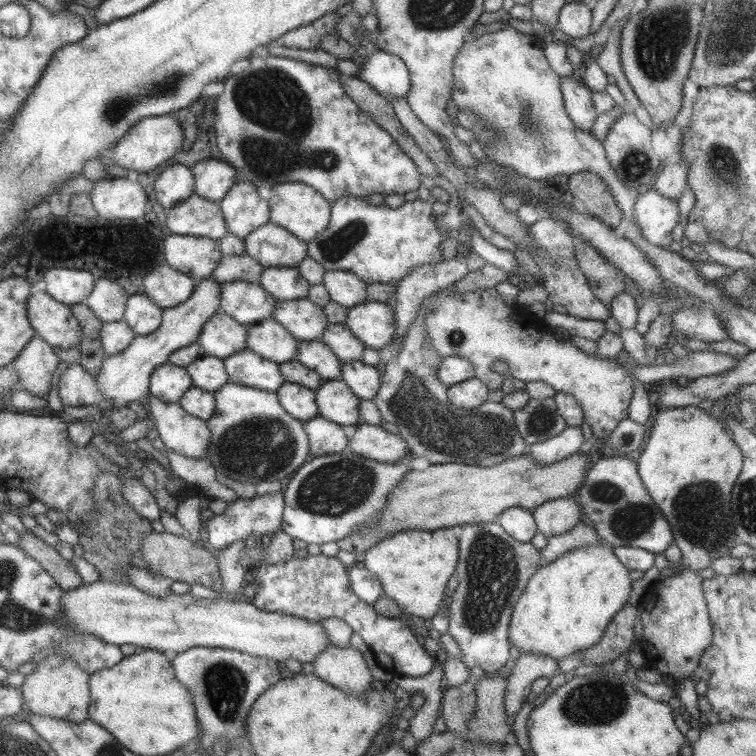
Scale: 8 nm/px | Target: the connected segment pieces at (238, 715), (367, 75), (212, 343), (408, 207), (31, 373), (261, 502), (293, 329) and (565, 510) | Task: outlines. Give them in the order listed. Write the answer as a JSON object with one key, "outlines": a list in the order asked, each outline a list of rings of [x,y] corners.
{"outlines":[[[[199,646],[175,655],[171,662],[175,678],[193,696],[195,716],[203,731],[199,744],[204,750],[217,740],[222,743],[225,739],[233,739],[250,751],[244,725],[247,713],[257,696],[278,682],[280,664],[232,649]]],[[[379,48],[369,53],[365,62],[359,65],[357,76],[387,101],[403,98],[410,89],[405,63],[398,56]]],[[[219,311],[205,321],[196,341],[205,353],[224,359],[246,348],[246,329],[246,325]]],[[[342,196],[335,200],[330,209],[330,220],[321,234],[306,243],[306,256],[316,260],[325,270],[349,271],[366,285],[373,283],[394,285],[412,268],[422,264],[439,262],[441,251],[439,243],[447,238],[437,231],[440,226],[439,218],[431,214],[432,201],[405,201],[398,208],[369,206],[367,197]]],[[[34,334],[11,362],[18,374],[17,389],[47,396],[59,362],[58,351]]],[[[281,491],[267,493],[250,499],[236,497],[228,503],[221,514],[213,515],[204,523],[208,537],[205,545],[211,550],[219,550],[237,540],[247,540],[254,536],[258,540],[263,535],[276,533],[281,528],[284,496]]],[[[307,298],[276,301],[270,317],[298,341],[320,339],[328,325],[322,307]]],[[[569,496],[548,500],[531,511],[536,530],[546,537],[567,532],[579,522],[581,510],[577,501]]]]}

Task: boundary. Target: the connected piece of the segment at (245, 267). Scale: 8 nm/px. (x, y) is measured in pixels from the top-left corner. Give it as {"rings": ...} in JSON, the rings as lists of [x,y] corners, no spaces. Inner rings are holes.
{"rings":[[[243,252],[235,256],[222,256],[210,277],[211,280],[222,283],[237,280],[259,283],[263,269],[264,266]]]}

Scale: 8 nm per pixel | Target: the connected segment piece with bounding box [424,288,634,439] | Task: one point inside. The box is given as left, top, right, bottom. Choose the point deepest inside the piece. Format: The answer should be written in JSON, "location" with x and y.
{"location":[476,325]}

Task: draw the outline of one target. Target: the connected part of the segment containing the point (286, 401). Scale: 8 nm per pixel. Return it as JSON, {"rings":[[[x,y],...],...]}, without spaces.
{"rings":[[[284,380],[276,390],[276,395],[281,408],[289,416],[303,423],[318,415],[317,405],[315,404],[315,391],[313,389]]]}

